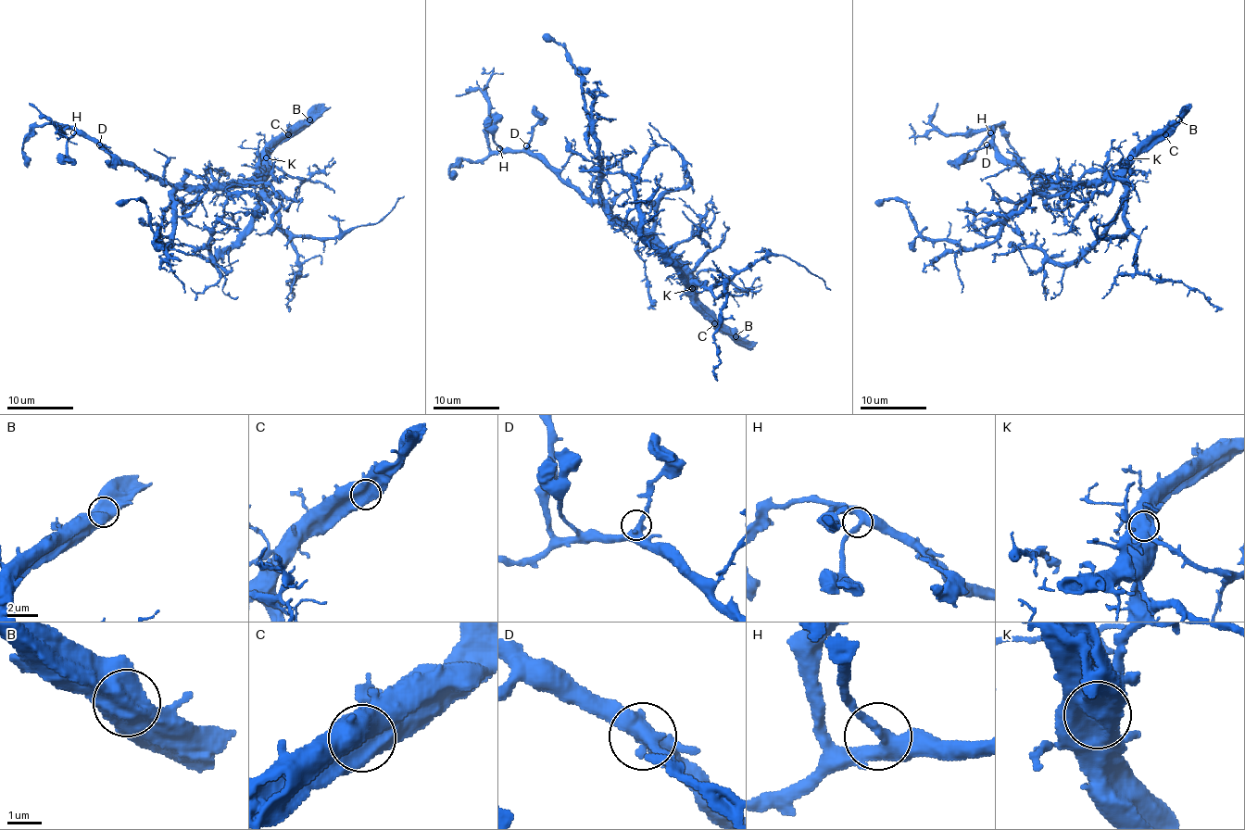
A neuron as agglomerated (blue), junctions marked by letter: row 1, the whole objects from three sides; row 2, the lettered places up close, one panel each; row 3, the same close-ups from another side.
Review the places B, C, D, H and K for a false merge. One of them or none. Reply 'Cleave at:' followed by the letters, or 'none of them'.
Cleave at: none of them

